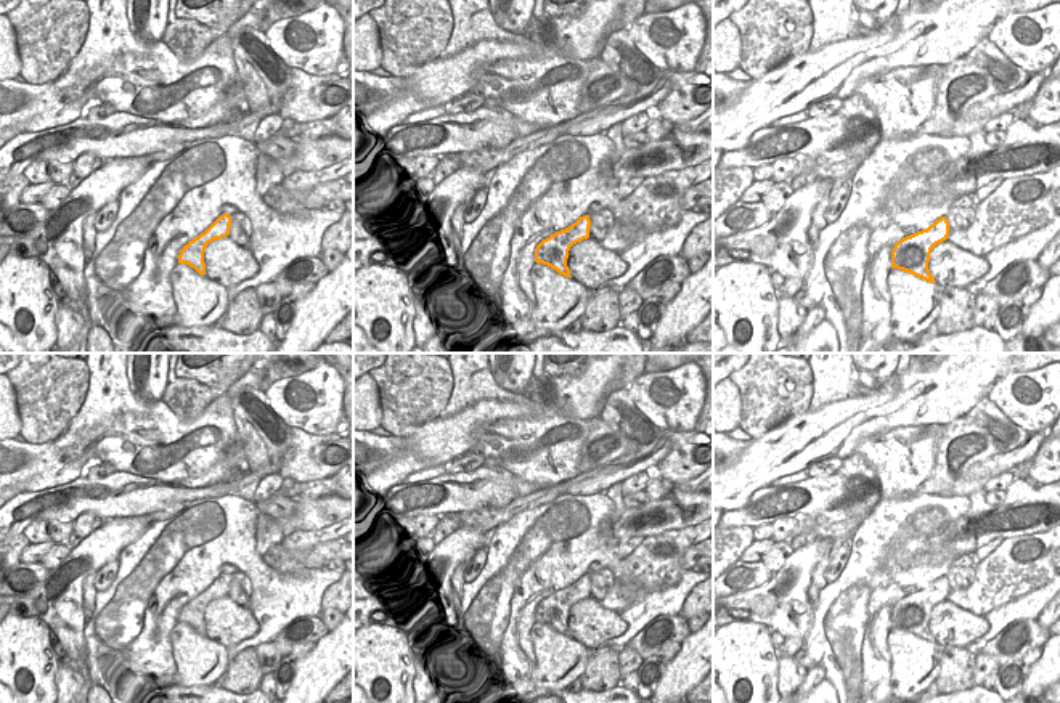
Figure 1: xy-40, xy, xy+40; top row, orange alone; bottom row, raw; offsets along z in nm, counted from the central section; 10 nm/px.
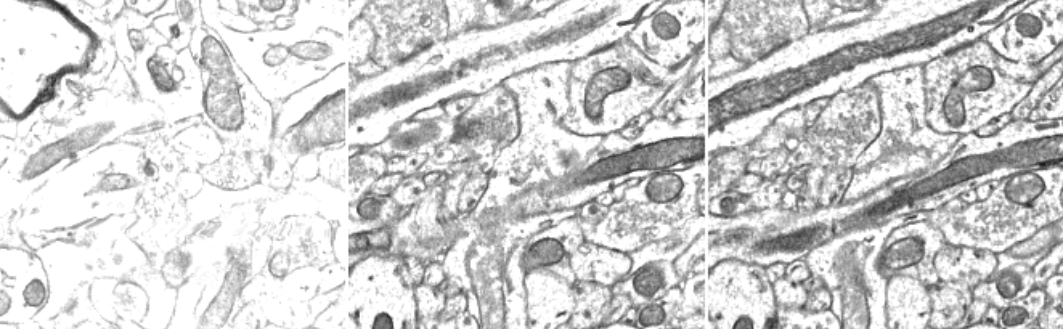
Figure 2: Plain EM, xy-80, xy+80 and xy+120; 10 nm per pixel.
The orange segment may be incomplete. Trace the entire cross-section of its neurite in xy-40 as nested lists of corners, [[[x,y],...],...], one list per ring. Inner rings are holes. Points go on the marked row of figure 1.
[[[230,213],[220,215],[204,233],[190,241],[178,255],[178,263],[186,263],[199,274],[206,274],[204,252],[209,242],[226,238],[231,228]]]

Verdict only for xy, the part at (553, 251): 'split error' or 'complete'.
complete

